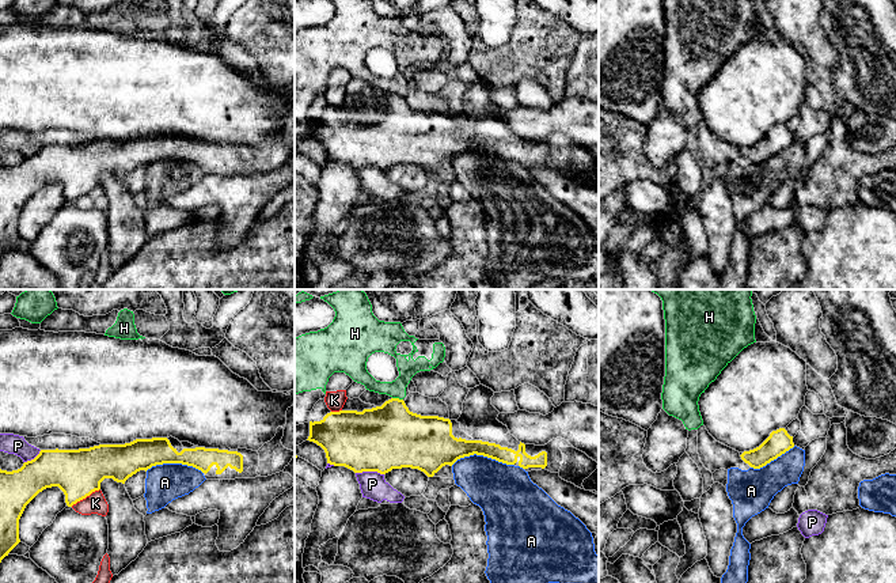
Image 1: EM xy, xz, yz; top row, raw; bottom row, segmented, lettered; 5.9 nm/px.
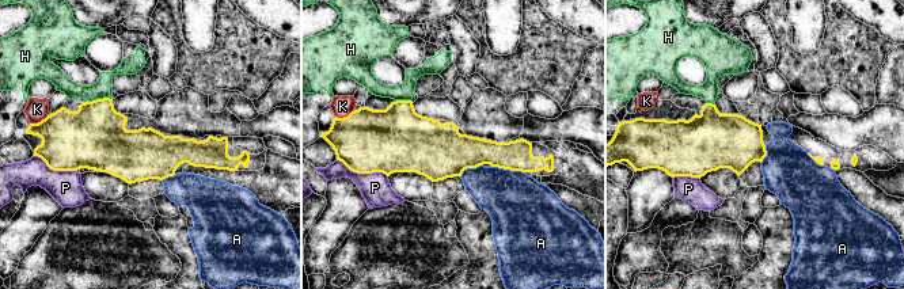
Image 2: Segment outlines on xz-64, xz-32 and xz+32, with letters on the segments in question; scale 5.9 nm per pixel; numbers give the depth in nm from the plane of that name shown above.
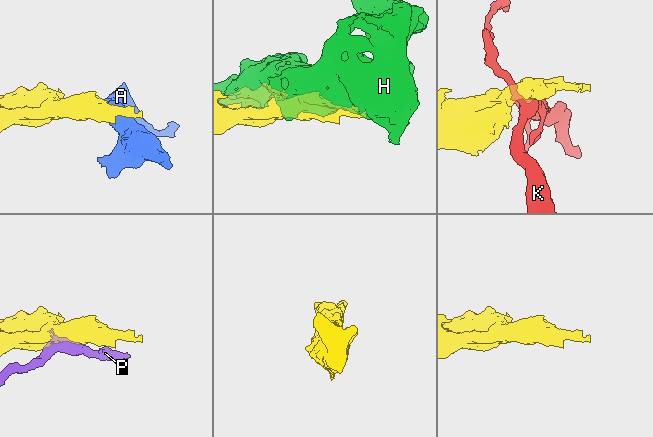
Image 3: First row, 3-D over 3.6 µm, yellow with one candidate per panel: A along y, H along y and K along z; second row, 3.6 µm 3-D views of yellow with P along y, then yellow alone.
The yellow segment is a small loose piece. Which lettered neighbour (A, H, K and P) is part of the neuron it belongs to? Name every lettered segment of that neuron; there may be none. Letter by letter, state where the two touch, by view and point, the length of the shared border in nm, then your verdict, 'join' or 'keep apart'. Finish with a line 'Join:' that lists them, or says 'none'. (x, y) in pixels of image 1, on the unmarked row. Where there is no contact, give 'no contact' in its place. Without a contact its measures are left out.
A: xz (482, 150) | 380 nm | keep apart
H: xz (398, 94) | 70 nm | keep apart
K: xy (84, 193) | 200 nm | keep apart
P: xz (369, 166) | 170 nm | keep apart
Join: none

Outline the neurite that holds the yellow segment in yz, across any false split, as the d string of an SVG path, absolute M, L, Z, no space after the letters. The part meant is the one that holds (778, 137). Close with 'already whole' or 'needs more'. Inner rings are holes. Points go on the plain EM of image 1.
M785 124L772 126L756 144L744 147L740 152L753 164L760 164L794 143L793 132Z; already whole

